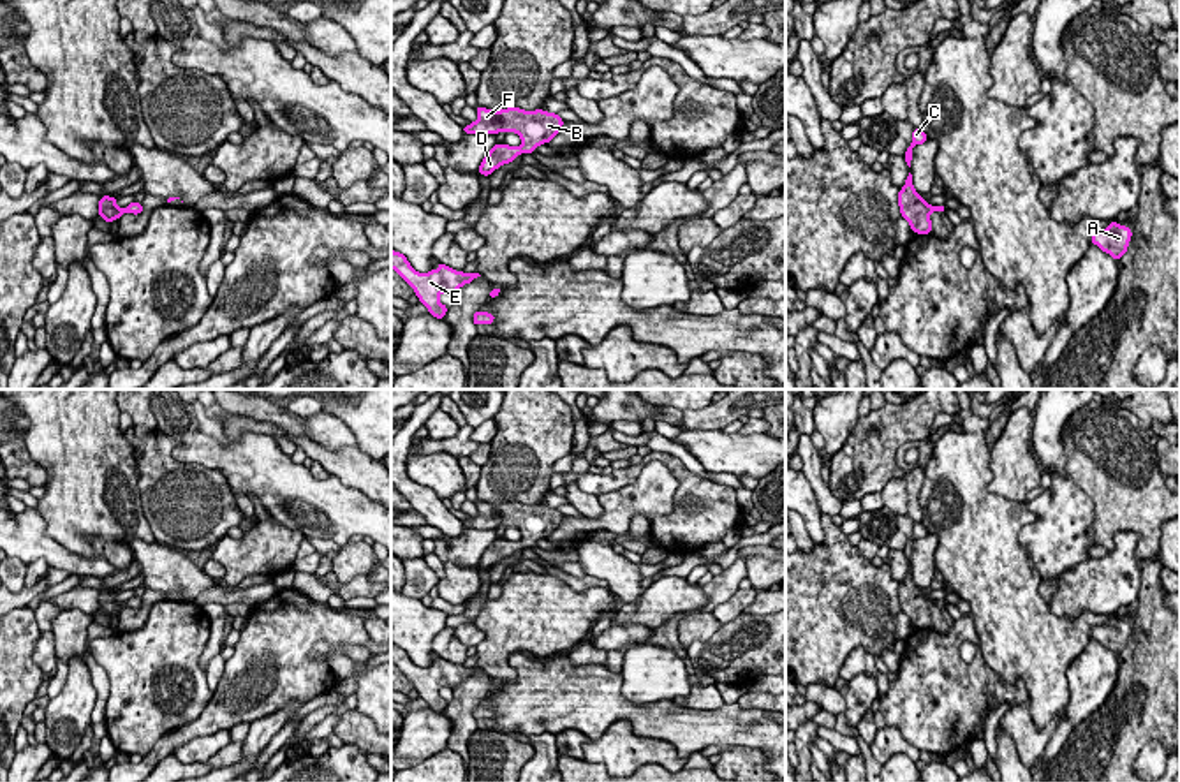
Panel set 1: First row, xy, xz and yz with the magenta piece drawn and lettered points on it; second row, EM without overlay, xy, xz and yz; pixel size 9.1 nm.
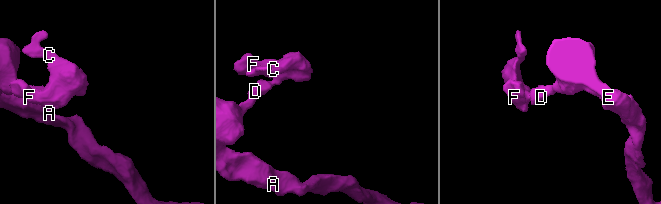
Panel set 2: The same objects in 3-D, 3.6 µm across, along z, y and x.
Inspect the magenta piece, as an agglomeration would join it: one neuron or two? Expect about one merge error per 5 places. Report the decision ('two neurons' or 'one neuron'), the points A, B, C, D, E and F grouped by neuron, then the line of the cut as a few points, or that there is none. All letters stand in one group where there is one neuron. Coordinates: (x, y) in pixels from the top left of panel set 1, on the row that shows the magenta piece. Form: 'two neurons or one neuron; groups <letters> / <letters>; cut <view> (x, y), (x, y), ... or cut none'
one neuron; groups A B C D E F; cut none

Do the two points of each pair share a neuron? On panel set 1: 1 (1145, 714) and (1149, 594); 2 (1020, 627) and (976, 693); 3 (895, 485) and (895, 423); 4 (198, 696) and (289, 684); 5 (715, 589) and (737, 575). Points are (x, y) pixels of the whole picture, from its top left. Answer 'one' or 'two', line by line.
1: one
2: two
3: two
4: two
5: one

